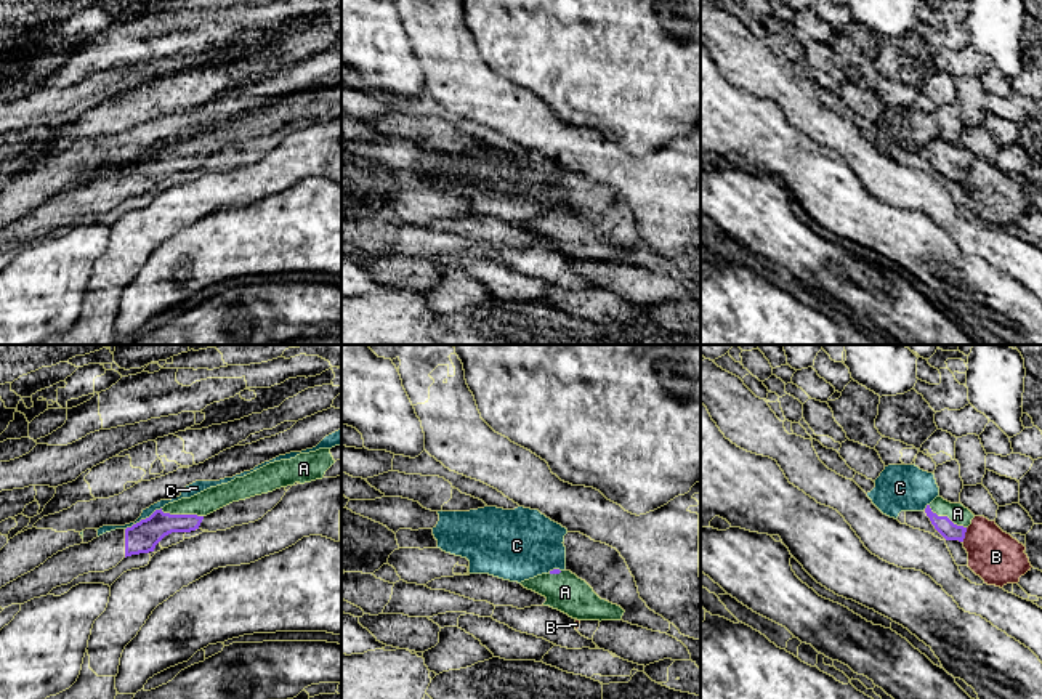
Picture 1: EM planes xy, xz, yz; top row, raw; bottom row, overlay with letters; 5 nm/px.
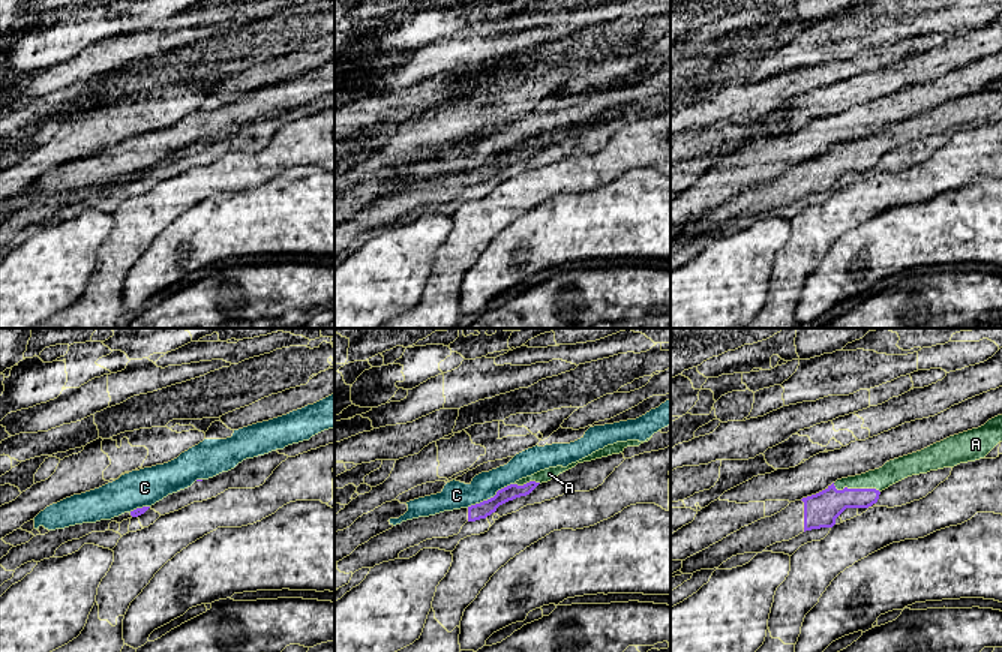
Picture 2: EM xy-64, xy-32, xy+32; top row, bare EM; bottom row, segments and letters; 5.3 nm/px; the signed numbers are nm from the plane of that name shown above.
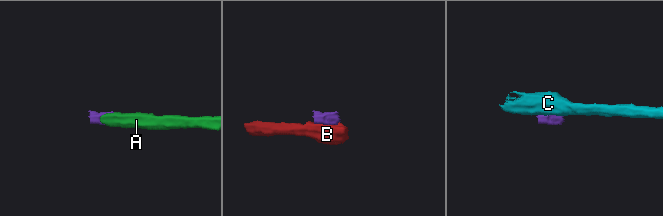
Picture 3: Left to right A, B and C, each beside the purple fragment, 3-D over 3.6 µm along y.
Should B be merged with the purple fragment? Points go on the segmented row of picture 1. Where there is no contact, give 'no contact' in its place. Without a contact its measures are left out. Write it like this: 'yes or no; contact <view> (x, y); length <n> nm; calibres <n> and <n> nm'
no; contact yz (964, 536); length 80 nm; calibres 90 and 260 nm

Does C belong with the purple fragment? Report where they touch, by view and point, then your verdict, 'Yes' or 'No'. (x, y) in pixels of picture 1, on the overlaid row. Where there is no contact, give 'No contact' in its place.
Touches purple at xy (143, 520). No

